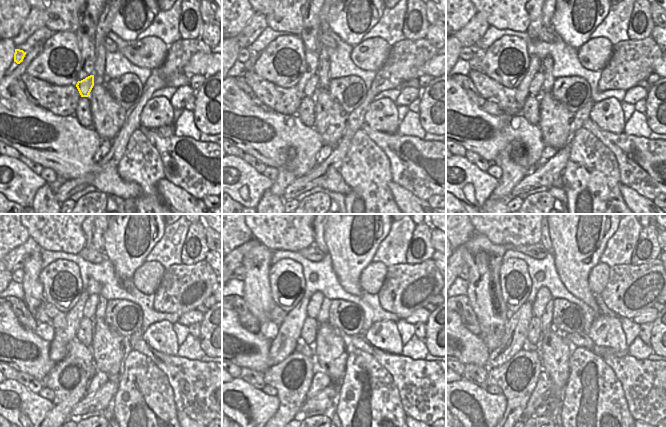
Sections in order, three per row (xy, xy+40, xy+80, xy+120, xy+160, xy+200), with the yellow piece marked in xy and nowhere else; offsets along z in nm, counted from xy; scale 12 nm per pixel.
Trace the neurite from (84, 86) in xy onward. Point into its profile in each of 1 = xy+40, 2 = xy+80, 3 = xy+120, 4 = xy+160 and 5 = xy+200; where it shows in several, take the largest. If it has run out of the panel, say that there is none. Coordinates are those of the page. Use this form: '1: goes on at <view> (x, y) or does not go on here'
1: goes on at xy+40 (311, 86)
2: goes on at xy+80 (535, 89)
3: goes on at xy+120 (90, 307)
4: goes on at xy+160 (314, 306)
5: goes on at xy+200 (543, 297)

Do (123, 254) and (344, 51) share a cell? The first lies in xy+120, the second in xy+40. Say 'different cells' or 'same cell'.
different cells

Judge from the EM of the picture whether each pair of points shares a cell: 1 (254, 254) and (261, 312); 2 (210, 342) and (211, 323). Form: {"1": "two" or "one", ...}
{"1": "one", "2": "one"}

